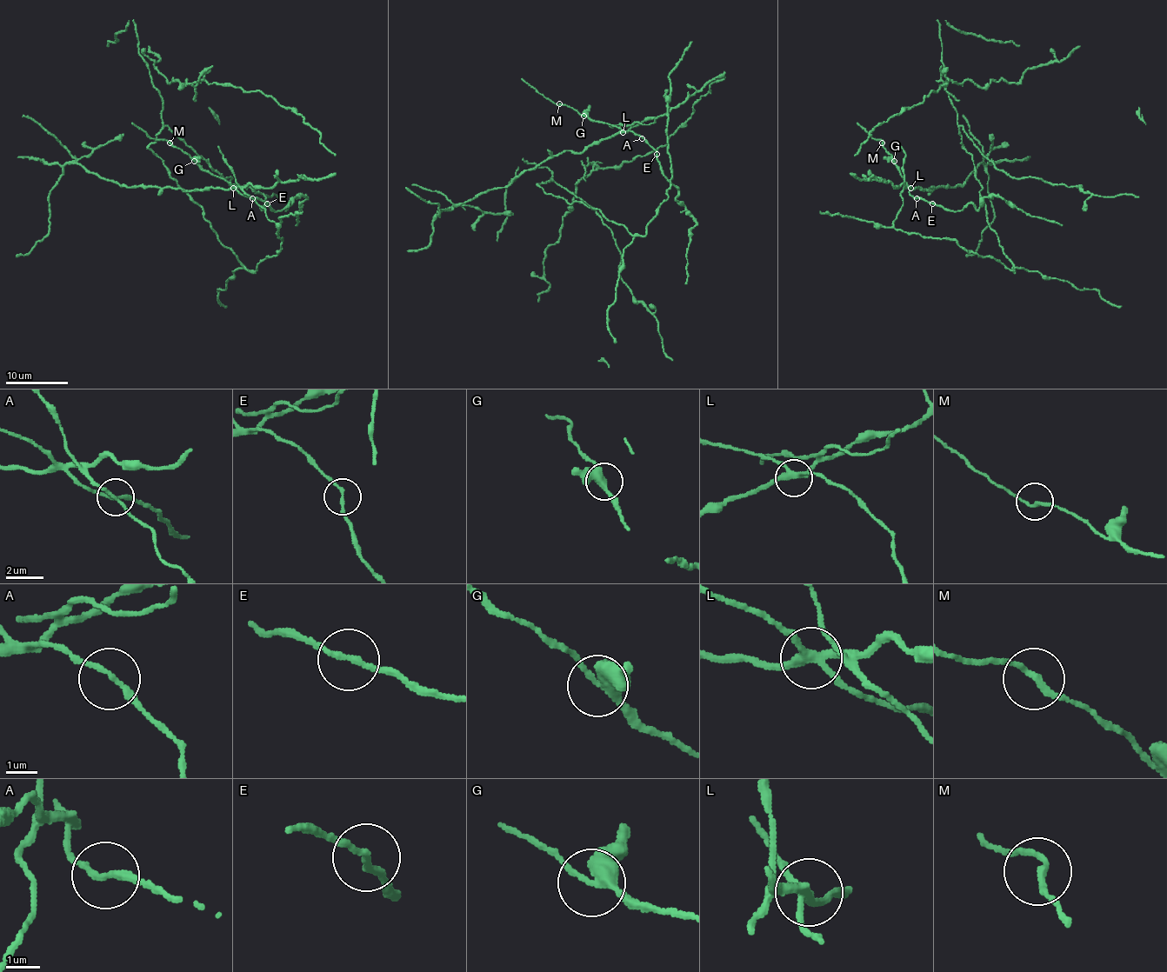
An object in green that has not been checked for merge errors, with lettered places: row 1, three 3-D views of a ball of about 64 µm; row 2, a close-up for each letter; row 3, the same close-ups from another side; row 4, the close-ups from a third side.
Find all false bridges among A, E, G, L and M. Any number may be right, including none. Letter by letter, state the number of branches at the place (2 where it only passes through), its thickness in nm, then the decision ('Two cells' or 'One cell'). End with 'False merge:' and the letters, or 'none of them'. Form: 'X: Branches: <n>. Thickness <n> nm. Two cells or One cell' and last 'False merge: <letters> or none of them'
A: Branches: 2. Thickness 190 nm. One cell
E: Branches: 2. Thickness 180 nm. Two cells
G: Branches: 3. Thickness 360 nm. One cell
L: Branches: 4. Thickness 280 nm. Two cells
M: Branches: 2. Thickness 190 nm. One cell
False merge: E, L

